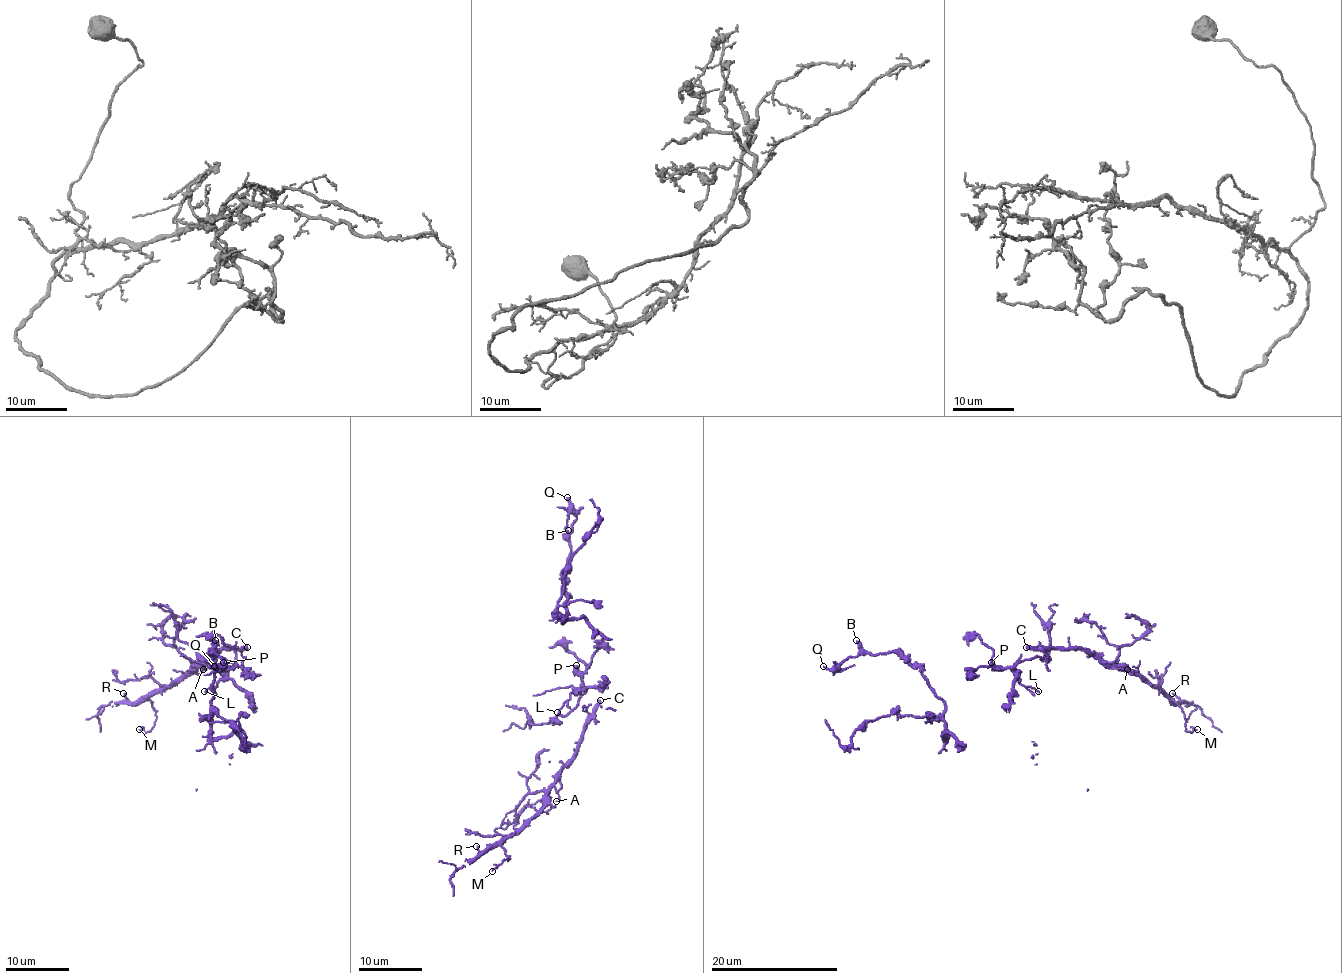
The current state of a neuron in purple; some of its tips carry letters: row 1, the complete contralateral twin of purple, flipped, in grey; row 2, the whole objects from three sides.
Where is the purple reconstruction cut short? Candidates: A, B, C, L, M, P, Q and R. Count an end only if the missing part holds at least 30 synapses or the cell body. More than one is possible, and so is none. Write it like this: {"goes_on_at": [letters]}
{"goes_on_at": ["C"]}

